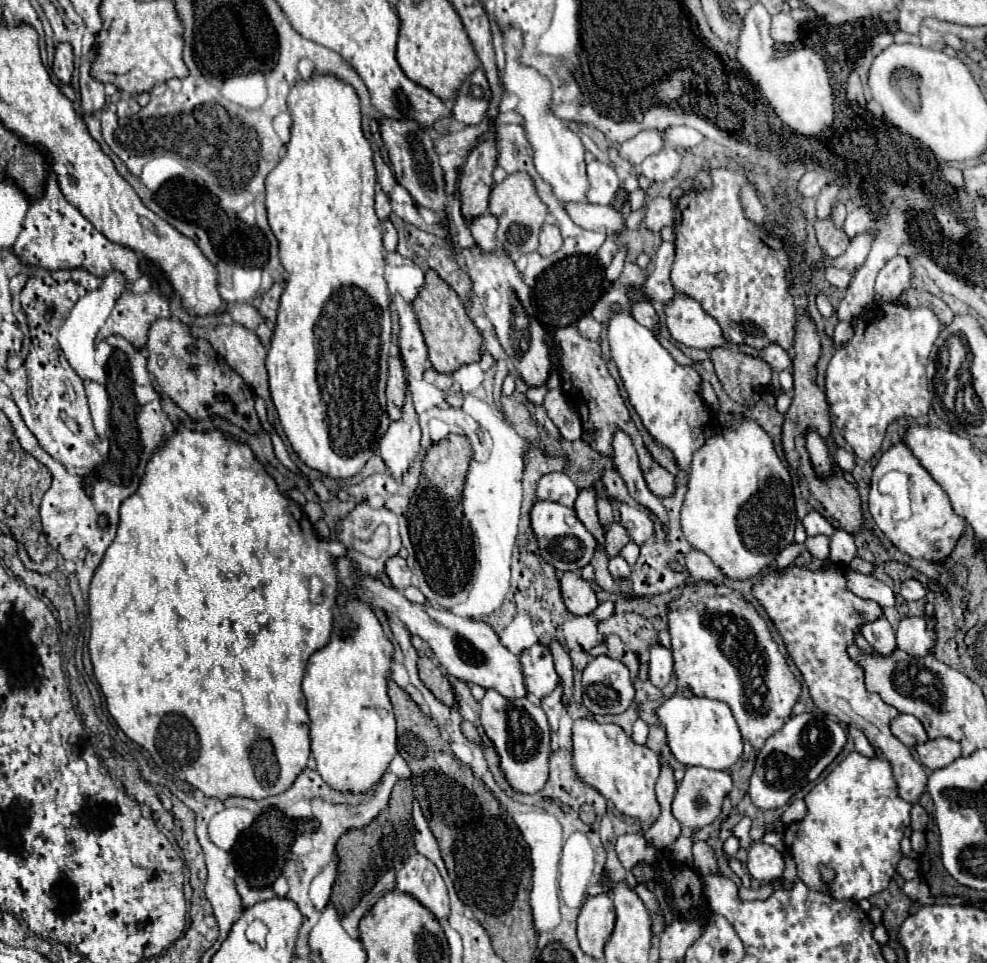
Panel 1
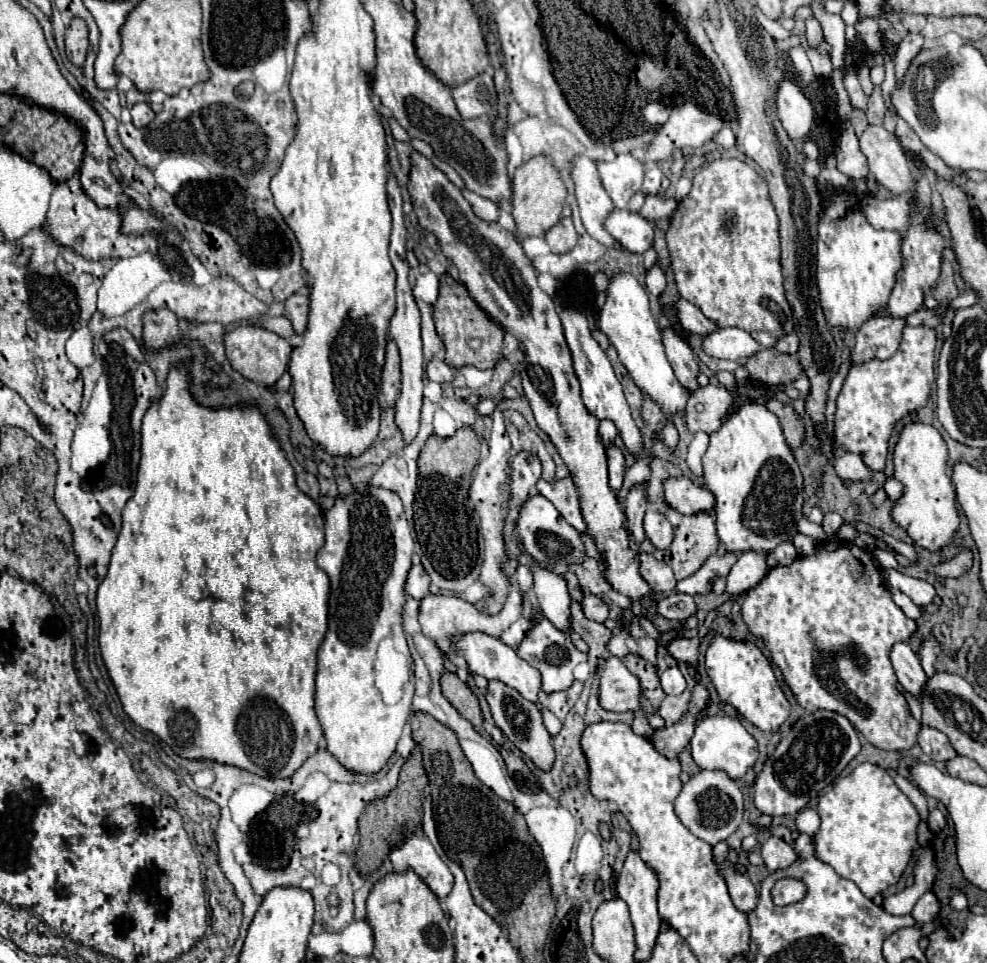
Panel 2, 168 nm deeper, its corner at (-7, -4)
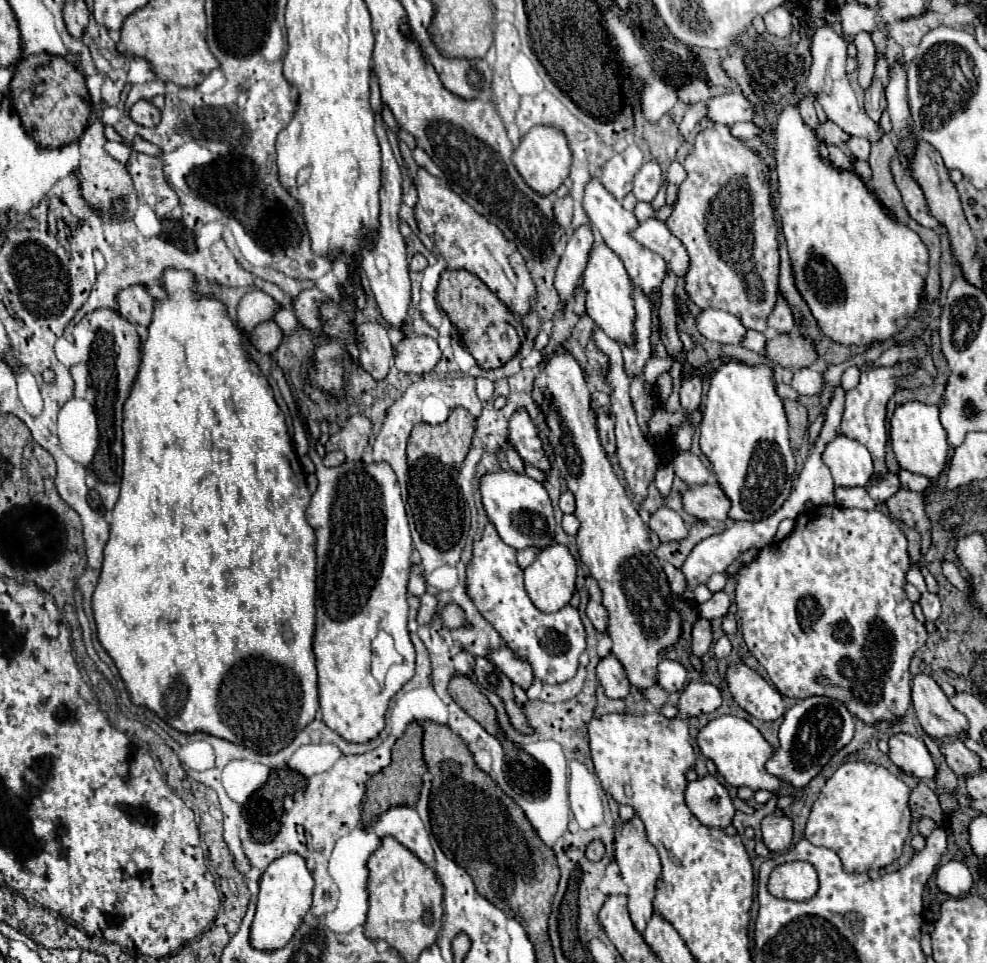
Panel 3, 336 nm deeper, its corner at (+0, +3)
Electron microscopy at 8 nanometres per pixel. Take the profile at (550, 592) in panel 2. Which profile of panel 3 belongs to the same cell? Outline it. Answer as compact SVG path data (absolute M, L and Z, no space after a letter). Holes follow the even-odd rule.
M552 545L550 549L544 549L538 553L534 563L524 569L524 583L528 597L542 613L554 613L570 603L574 595L574 581L576 581L576 561L570 555L566 545Z

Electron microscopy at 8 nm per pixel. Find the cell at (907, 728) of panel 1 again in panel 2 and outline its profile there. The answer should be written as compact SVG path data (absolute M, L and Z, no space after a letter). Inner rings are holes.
M921 728L919 732L919 746L923 748L923 752L927 756L931 756L935 762L949 762L957 756L955 748L951 746L949 738L941 732L941 730L935 730L935 728Z

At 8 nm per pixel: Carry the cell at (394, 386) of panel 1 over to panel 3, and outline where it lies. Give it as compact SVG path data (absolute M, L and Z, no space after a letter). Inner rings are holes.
M362 323L358 325L358 343L362 369L376 381L382 381L394 363L394 349L388 331L376 323Z

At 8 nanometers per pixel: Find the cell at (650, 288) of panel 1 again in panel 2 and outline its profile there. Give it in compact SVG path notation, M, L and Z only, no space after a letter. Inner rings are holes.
M681 298L681 302L677 304L677 316L679 322L685 330L697 334L697 336L709 336L709 332L719 330L719 324L715 320L709 320L697 306L689 304L687 300Z

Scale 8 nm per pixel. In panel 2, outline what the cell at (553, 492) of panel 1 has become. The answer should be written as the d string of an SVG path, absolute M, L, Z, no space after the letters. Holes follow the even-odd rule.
M571 478L553 480L553 482L539 480L535 484L535 488L539 490L539 494L543 494L545 498L549 498L555 504L555 508L563 514L563 518L573 528L577 528L577 532L587 532L585 520L583 520L581 508L579 508L579 496L577 496L577 490L575 490L575 484Z

